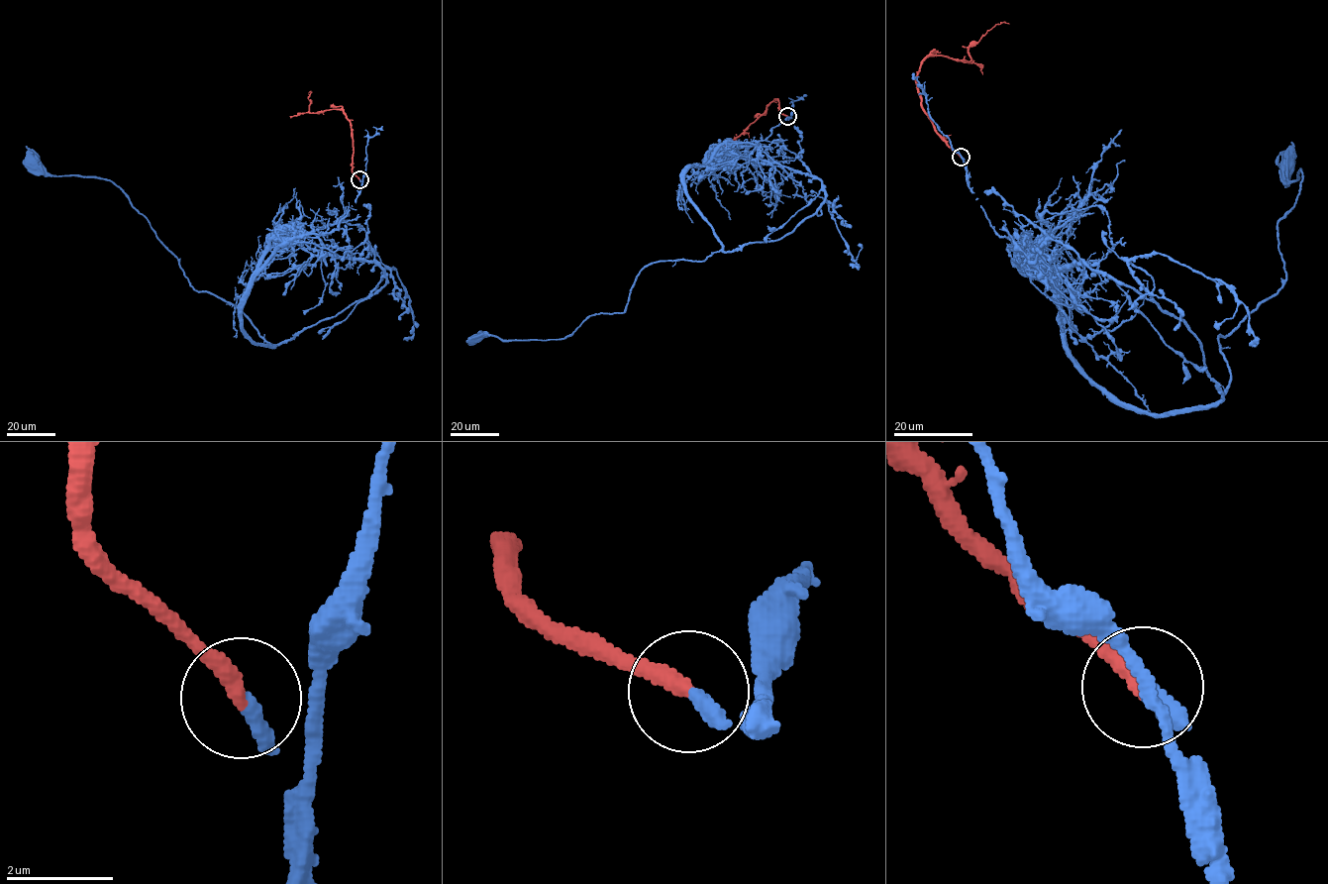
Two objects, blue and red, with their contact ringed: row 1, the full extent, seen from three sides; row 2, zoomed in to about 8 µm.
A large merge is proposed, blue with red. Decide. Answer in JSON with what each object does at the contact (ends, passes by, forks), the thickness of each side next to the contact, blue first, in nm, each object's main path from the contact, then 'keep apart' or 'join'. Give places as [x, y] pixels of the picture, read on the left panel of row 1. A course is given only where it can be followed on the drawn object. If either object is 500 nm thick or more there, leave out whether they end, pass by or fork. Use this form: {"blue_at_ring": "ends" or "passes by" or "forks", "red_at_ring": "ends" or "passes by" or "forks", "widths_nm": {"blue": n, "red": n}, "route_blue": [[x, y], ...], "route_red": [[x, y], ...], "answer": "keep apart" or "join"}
{"blue_at_ring": "ends", "red_at_ring": "ends", "widths_nm": {"blue": 320, "red": 320}, "route_blue": [[358, 179], [338, 229], [283, 242], [258, 270], [241, 325], [272, 348], [190, 285], [111, 181], [33, 162]], "route_red": [[358, 179], [352, 171], [351, 121], [339, 109], [309, 112], [309, 92]], "answer": "join"}

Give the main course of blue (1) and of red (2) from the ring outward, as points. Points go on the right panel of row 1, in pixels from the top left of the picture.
1: (961, 157), (1068, 352), (1154, 415), (1220, 400), (1219, 336), (1283, 285), (1286, 166)
2: (961, 157), (922, 107), (916, 74), (921, 61), (934, 55), (971, 61), (970, 47), (996, 25), (1009, 23)

